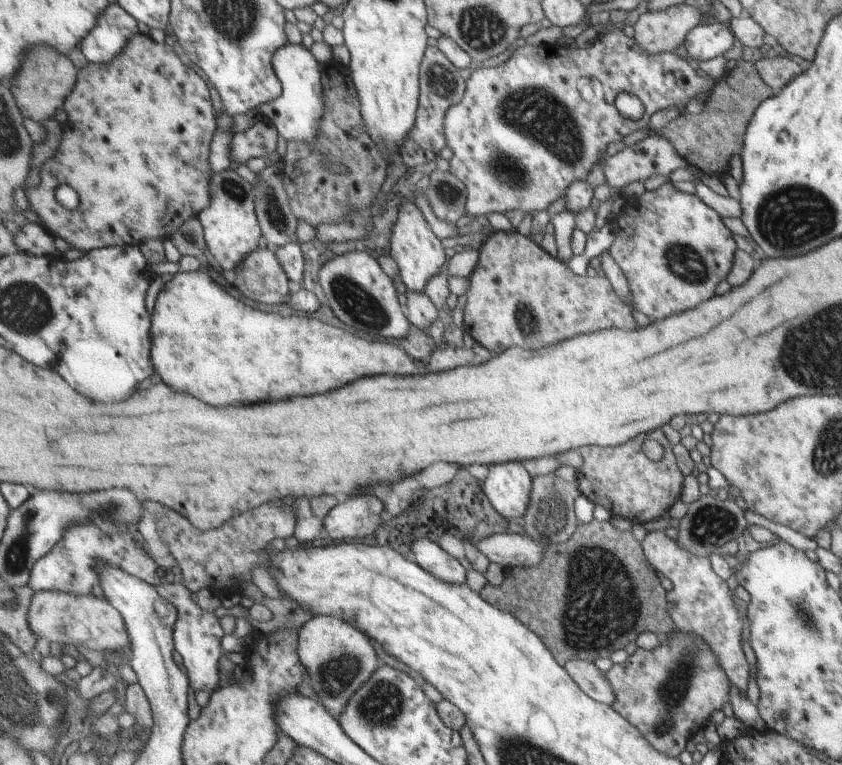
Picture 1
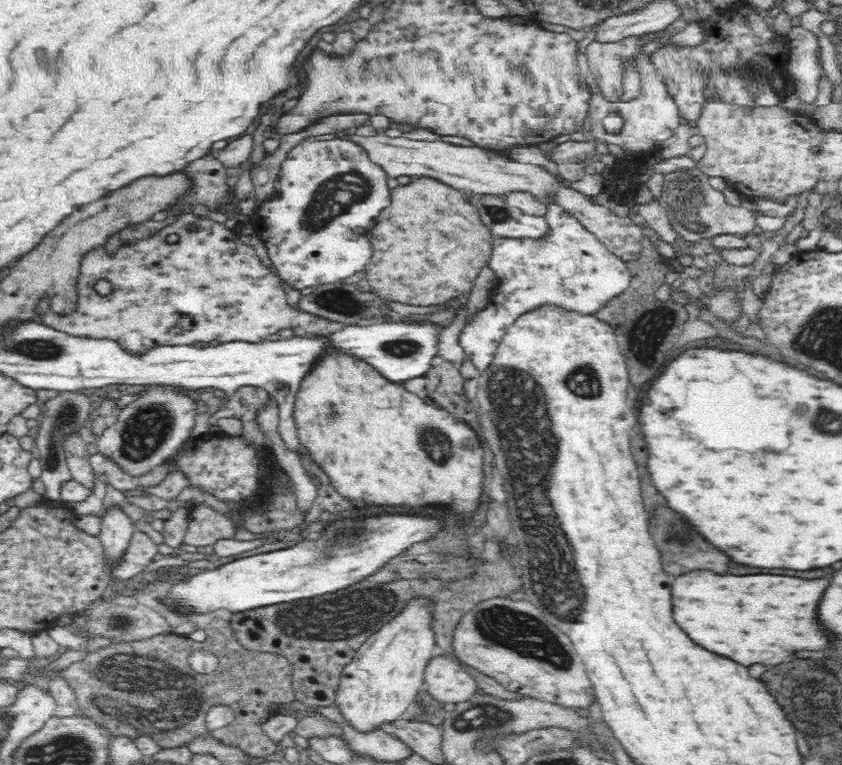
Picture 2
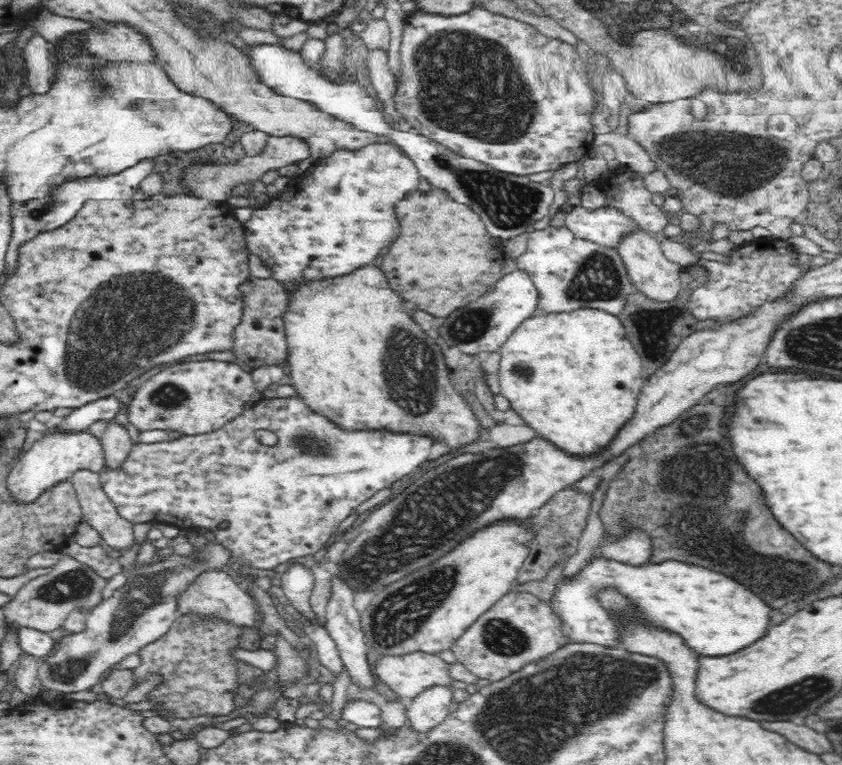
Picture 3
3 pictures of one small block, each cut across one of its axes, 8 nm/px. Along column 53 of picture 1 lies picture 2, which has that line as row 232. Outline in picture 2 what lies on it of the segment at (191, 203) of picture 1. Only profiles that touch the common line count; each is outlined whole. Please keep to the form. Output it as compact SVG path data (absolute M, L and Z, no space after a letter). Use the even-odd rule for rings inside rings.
M193 213L181 214L177 219L166 226L166 228L160 229L156 234L152 234L152 238L147 237L146 240L140 240L132 246L125 246L120 248L114 256L109 255L105 247L98 247L91 250L88 255L84 258L81 268L80 276L78 280L78 300L77 307L72 313L68 315L59 315L54 313L50 309L50 302L48 299L42 299L37 304L37 311L39 312L38 322L42 325L46 325L49 328L54 328L59 332L66 332L72 334L72 336L89 336L90 338L111 338L112 340L119 341L119 343L130 352L144 352L156 344L194 344L194 342L212 342L212 340L218 340L218 342L228 342L230 340L240 340L242 342L256 342L266 339L270 334L274 334L282 329L292 329L299 330L301 333L313 334L317 336L326 336L330 332L340 331L344 325L342 322L332 321L331 319L324 318L323 316L316 316L309 311L304 311L303 309L294 310L290 304L286 301L286 293L281 285L281 279L273 274L267 266L263 264L260 258L257 256L256 251L250 246L244 243L238 237L238 234L232 229L228 229L224 224L212 219L207 219L205 217L199 217ZM105 279L110 282L113 287L112 292L107 296L101 296L95 290L95 285L101 280ZM180 318L190 318L192 322L192 329L186 331L182 324L180 323Z

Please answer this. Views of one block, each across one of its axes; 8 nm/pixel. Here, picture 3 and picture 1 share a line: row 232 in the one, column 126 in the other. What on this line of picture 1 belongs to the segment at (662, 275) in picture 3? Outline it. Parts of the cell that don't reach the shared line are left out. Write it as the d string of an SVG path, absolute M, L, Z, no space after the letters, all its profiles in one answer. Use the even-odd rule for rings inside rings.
M41 591L33 595L31 606L28 612L28 625L38 638L45 638L49 643L57 642L72 643L79 649L89 649L92 651L110 652L111 654L122 649L131 648L130 636L123 618L123 615L107 600L101 600L97 597L75 596L66 591Z

